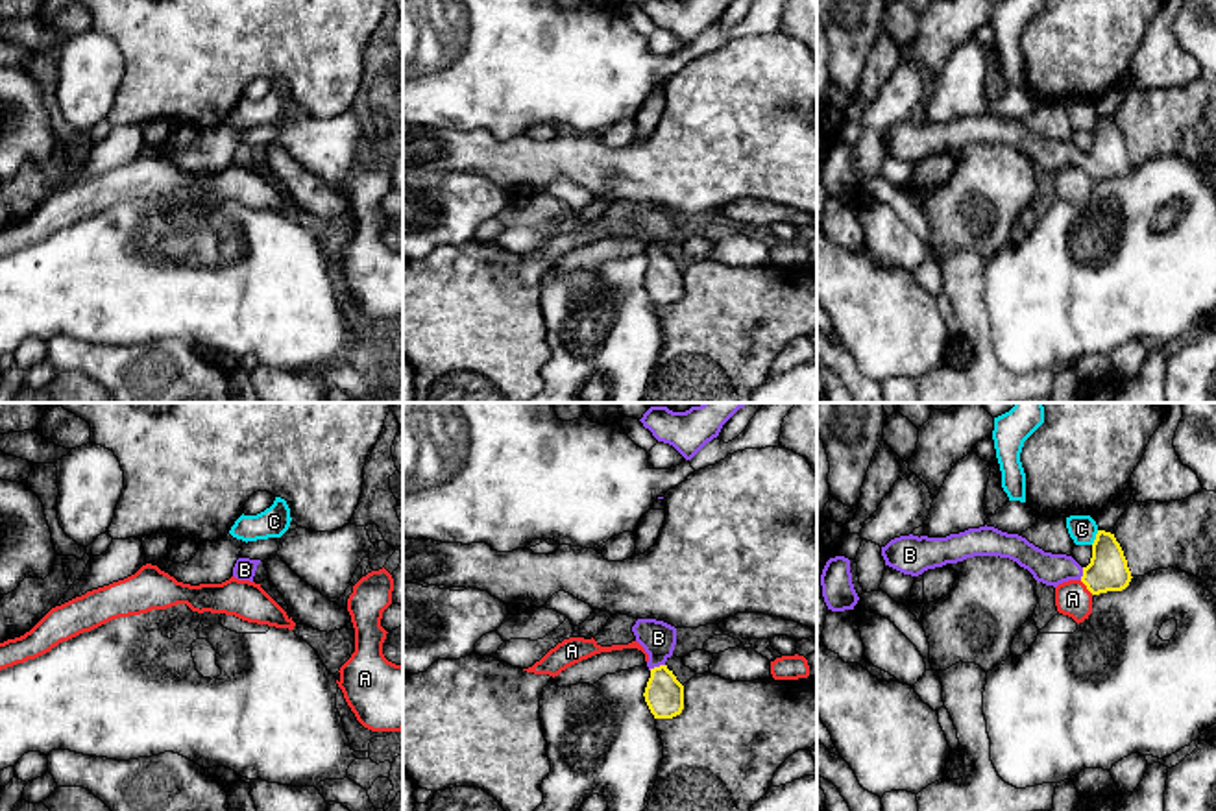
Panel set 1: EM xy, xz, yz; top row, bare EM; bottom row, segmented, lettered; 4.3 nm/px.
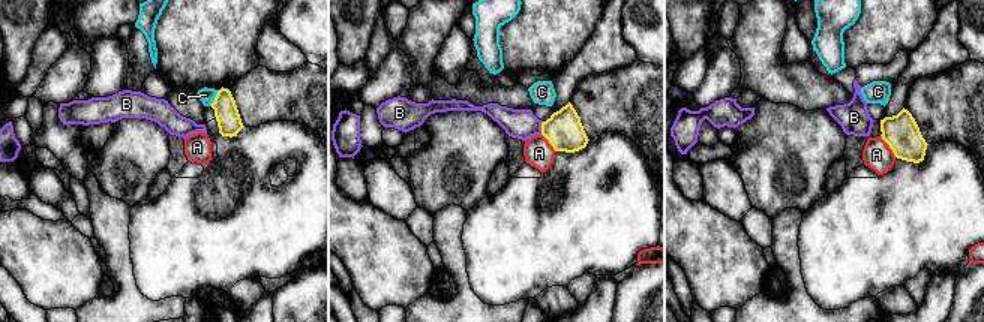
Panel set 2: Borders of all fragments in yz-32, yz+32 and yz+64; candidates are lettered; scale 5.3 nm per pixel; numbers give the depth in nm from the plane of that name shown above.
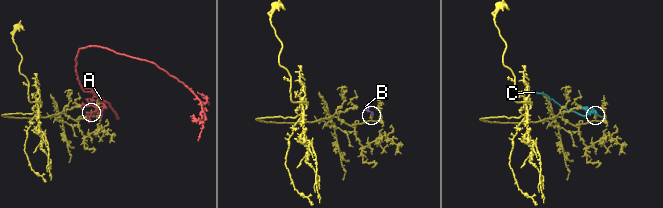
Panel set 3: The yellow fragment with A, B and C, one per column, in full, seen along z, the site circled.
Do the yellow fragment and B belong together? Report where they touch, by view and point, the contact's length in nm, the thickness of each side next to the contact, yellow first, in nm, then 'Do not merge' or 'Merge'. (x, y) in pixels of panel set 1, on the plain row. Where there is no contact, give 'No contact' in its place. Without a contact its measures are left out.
Touches yellow at xz (656, 254). Shared border 80 nm. Thickness 170 nm (yellow) against 150 nm. Merge

